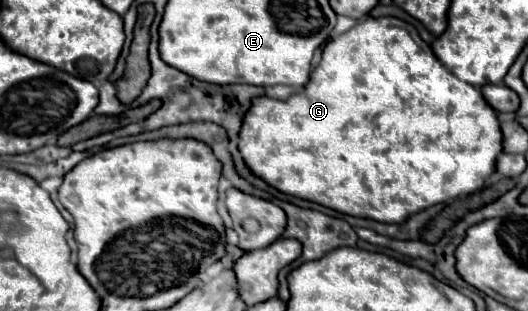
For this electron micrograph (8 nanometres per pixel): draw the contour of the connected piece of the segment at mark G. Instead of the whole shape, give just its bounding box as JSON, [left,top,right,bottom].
[239,16,503,224]

